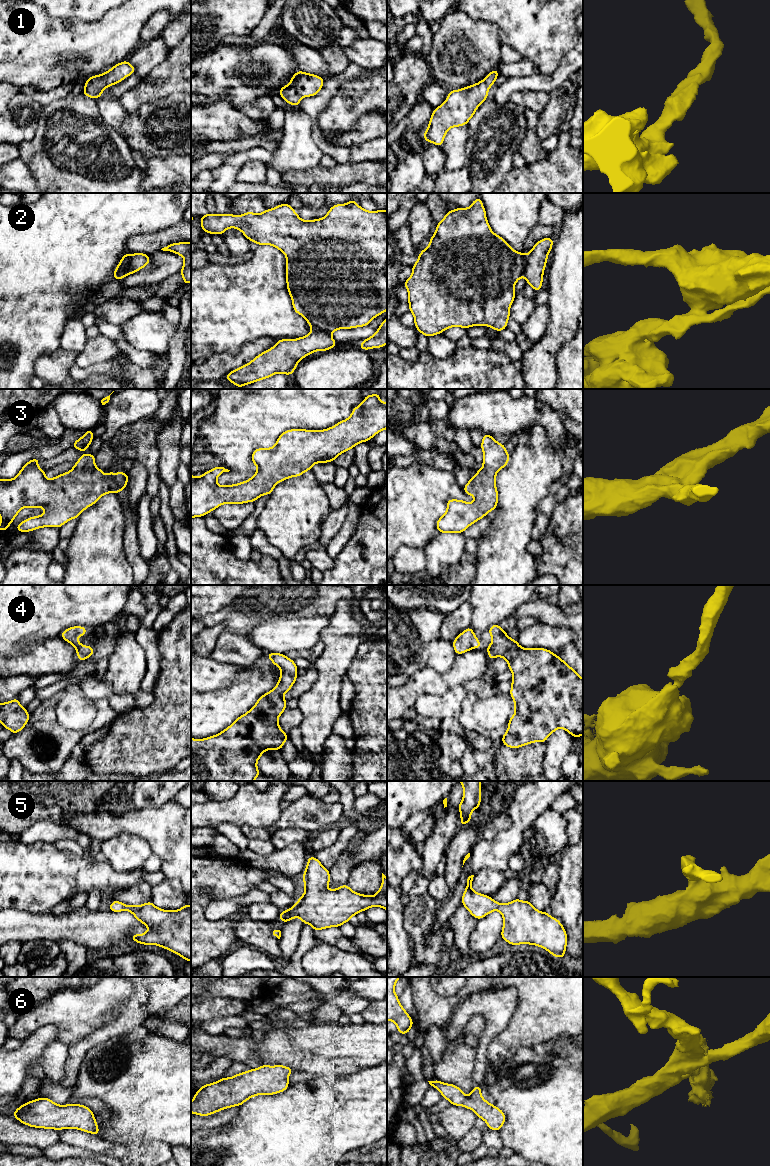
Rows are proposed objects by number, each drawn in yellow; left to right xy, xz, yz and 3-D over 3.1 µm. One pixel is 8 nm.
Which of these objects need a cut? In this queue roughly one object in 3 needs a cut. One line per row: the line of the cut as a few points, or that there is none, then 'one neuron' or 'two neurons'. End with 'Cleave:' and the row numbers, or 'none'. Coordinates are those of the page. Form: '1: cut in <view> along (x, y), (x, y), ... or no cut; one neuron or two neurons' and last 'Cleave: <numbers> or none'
1: no cut; one neuron
2: cut in yz along (526, 255), (522, 275); two neurons
3: no cut; one neuron
4: no cut; one neuron
5: no cut; one neuron
6: no cut; one neuron
Cleave: 2

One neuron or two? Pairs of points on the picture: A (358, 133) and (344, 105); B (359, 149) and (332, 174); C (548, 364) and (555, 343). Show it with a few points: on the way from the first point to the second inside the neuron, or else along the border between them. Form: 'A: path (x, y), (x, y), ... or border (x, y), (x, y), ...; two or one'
A: border (373, 112), (363, 114), (351, 128), (333, 137); two
B: border (373, 161), (349, 162); two
C: path (545, 358), (545, 351), (549, 347); one

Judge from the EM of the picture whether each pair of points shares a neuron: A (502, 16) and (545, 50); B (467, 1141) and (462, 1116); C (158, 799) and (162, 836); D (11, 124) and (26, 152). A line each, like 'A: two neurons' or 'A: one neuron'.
A: one neuron
B: two neurons
C: two neurons
D: two neurons

